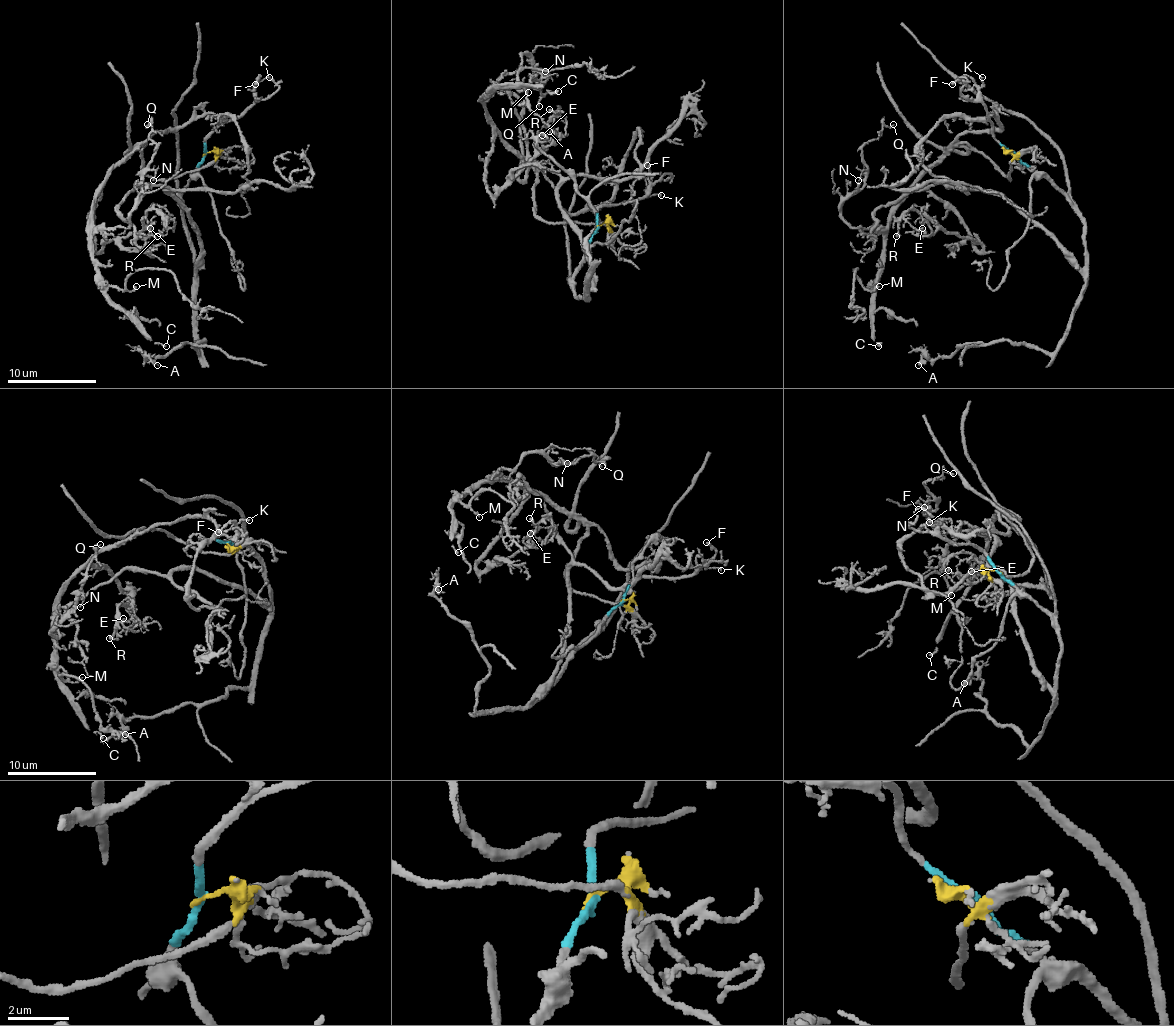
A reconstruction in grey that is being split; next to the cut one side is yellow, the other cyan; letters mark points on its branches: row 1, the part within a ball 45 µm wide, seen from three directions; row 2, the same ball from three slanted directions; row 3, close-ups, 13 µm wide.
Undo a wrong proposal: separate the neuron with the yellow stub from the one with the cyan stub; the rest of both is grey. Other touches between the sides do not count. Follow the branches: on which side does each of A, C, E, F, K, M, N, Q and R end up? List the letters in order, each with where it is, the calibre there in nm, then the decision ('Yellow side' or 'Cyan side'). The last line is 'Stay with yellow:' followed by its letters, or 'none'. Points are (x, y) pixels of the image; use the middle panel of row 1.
A: Place: (549, 131). Thickness 160 nm. Cyan side
C: Place: (558, 91). Thickness 160 nm. Yellow side
E: Place: (542, 135). Thickness 170 nm. Yellow side
F: Place: (647, 165). Thickness 220 nm. Cyan side
K: Place: (661, 195). Thickness 150 nm. Cyan side
M: Place: (528, 92). Thickness 180 nm. Yellow side
N: Place: (545, 71). Thickness 120 nm. Yellow side
Q: Place: (539, 106). Thickness 150 nm. Yellow side
R: Place: (549, 109). Thickness 170 nm. Yellow side
Stay with yellow: C, E, M, N, Q, R

